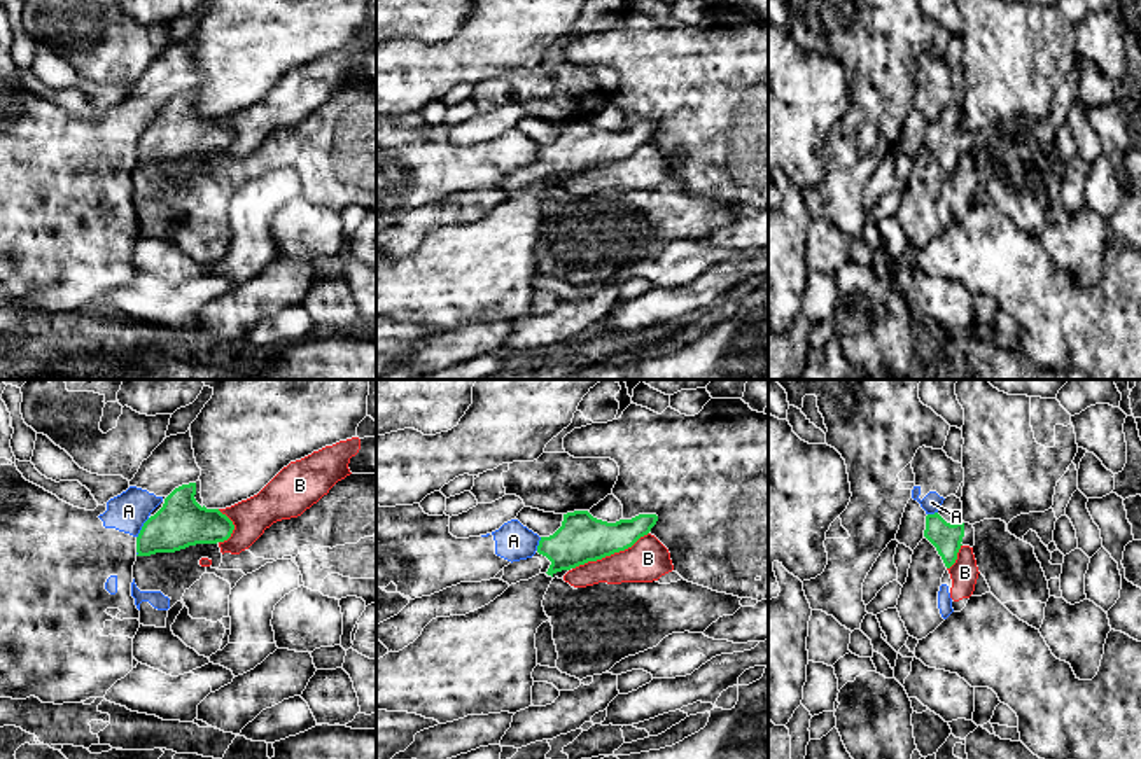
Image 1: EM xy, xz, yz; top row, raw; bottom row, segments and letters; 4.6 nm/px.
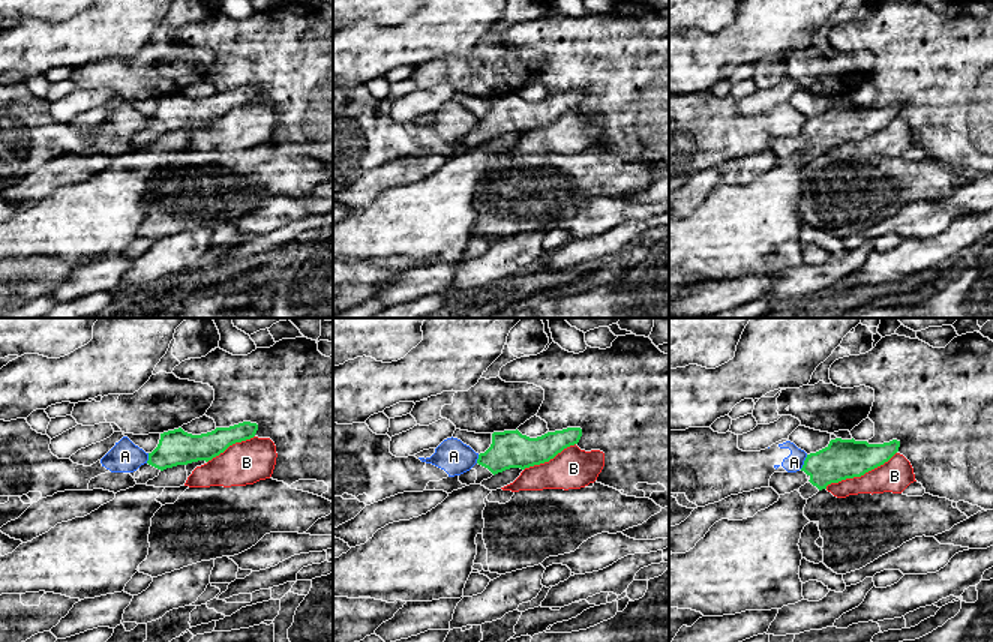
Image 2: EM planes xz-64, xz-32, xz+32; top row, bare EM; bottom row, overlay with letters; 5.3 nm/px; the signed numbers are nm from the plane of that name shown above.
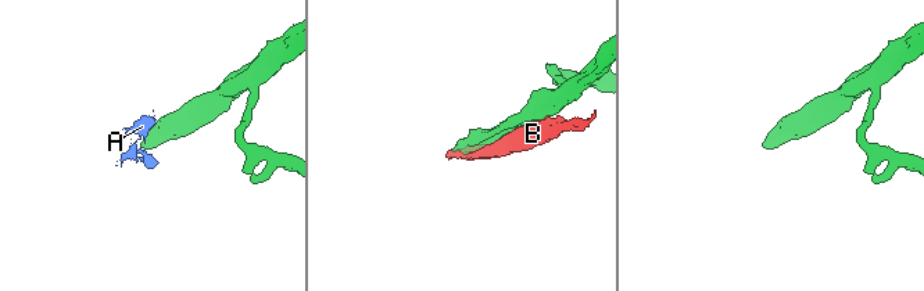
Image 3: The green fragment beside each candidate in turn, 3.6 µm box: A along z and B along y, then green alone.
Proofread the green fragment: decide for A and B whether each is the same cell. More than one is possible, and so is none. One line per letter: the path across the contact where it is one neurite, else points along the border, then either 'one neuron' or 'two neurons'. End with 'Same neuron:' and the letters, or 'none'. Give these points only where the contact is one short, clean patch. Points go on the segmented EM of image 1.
A: border xy (149, 518), (137, 537); two neurons
B: two neurons
Same neuron: none

